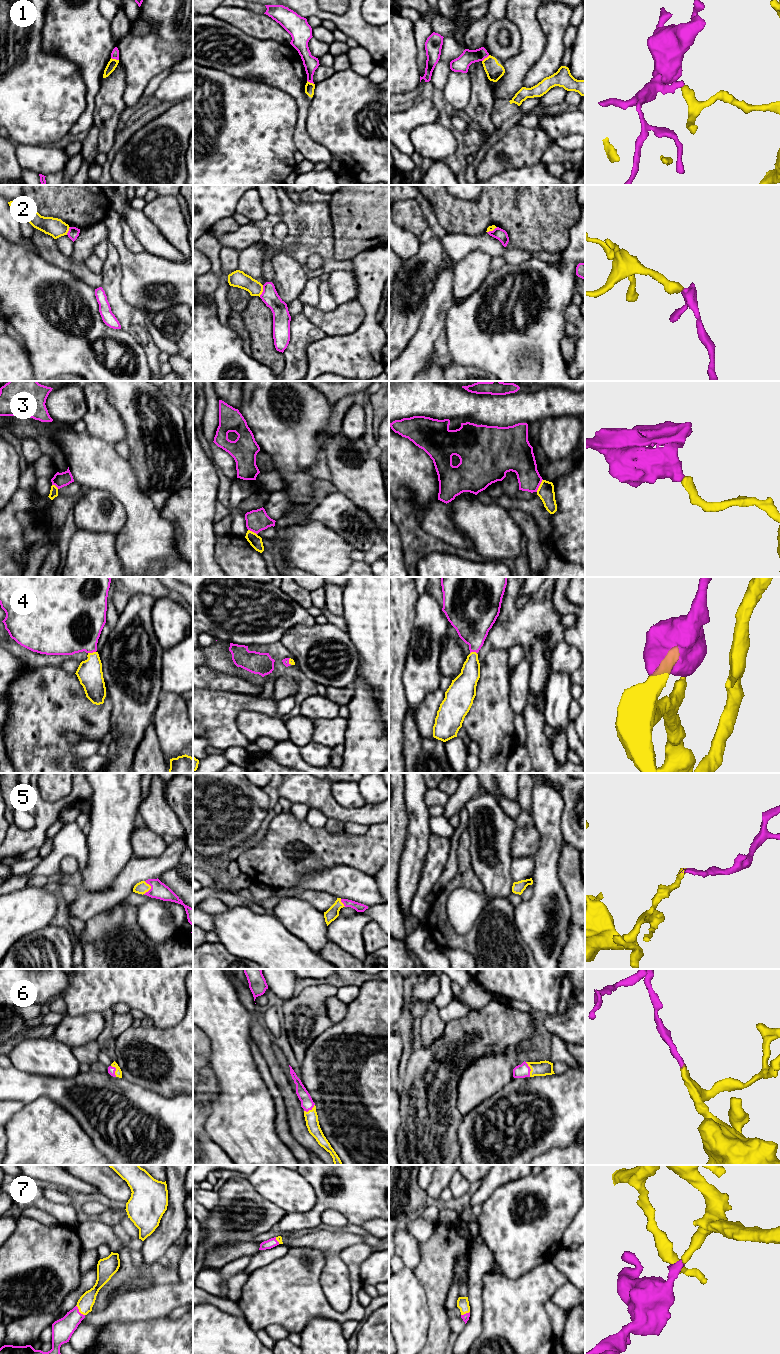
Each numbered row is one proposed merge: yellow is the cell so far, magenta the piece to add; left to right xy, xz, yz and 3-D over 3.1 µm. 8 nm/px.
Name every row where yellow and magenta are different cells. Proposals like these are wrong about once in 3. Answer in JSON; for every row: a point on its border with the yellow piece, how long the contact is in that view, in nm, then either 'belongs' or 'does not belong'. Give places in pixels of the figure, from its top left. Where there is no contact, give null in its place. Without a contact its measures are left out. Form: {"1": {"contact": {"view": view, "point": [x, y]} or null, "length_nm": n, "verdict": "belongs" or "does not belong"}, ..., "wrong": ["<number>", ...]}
{"1": {"contact": {"view": "xy", "point": [115, 59]}, "length_nm": 70, "verdict": "does not belong"}, "2": {"contact": {"view": "xz", "point": [262, 291]}, "length_nm": 100, "verdict": "does not belong"}, "3": {"contact": {"view": "yz", "point": [540, 485]}, "length_nm": 120, "verdict": "does not belong"}, "4": {"contact": {"view": "xy", "point": [91, 653]}, "length_nm": 70, "verdict": "belongs"}, "5": {"contact": {"view": "xy", "point": [150, 888]}, "length_nm": 110, "verdict": "belongs"}, "6": {"contact": {"view": "yz", "point": [530, 1068]}, "length_nm": 130, "verdict": "belongs"}, "7": {"contact": {"view": "xy", "point": [79, 1311]}, "length_nm": 110, "verdict": "belongs"}, "wrong": ["1", "2", "3"]}

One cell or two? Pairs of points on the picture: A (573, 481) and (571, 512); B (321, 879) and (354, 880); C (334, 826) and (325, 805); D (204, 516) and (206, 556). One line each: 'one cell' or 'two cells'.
A: one cell
B: one cell
C: two cells
D: one cell

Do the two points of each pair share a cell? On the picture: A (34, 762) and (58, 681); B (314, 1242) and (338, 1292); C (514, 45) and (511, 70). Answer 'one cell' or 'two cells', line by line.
A: one cell
B: one cell
C: two cells

